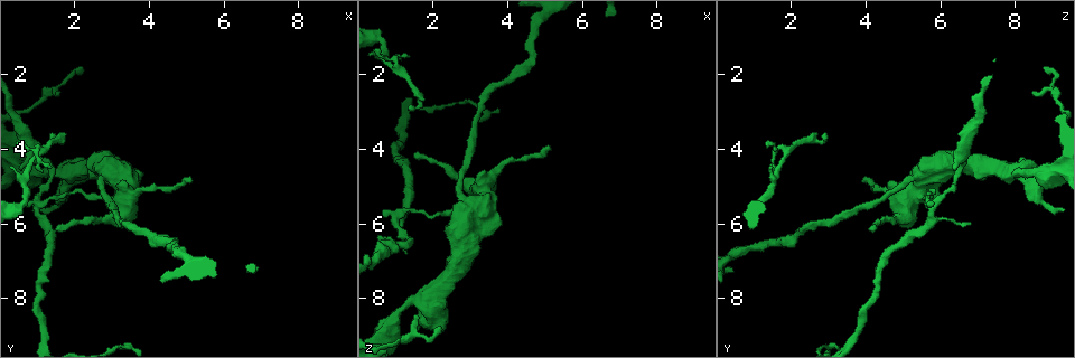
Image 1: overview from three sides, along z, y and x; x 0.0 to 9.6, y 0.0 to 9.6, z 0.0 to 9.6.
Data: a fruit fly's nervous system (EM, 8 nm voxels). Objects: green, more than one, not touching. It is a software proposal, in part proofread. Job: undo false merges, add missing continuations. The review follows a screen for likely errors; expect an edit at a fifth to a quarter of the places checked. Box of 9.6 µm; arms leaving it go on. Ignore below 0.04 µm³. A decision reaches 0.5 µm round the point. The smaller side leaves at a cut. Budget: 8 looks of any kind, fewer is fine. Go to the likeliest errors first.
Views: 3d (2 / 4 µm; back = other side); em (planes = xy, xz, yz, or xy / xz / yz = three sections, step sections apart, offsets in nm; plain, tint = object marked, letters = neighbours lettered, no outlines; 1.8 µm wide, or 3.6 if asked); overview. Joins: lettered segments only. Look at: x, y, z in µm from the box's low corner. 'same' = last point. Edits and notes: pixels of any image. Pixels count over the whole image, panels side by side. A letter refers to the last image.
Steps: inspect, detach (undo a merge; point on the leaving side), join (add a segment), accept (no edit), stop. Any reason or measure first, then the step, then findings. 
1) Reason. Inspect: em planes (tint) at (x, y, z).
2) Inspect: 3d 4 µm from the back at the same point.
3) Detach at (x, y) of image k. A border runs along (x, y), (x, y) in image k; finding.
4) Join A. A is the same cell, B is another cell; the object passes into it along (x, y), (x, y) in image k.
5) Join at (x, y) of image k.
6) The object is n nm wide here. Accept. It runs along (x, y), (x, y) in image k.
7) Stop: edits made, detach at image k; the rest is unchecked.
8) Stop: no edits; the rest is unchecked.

Inspect: 3d 4 µm at (1.10, 5.45, 5.80).

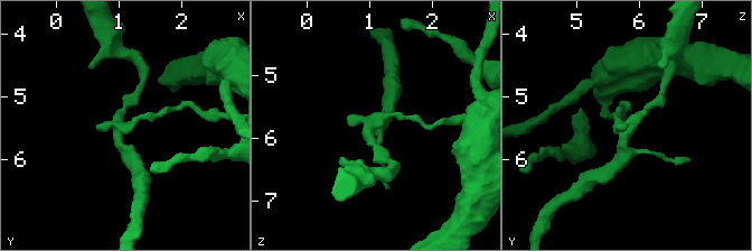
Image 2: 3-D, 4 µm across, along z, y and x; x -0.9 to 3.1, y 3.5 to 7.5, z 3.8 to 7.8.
Inspect: em planes (tint) at (1.00, 5.50, 5.70).

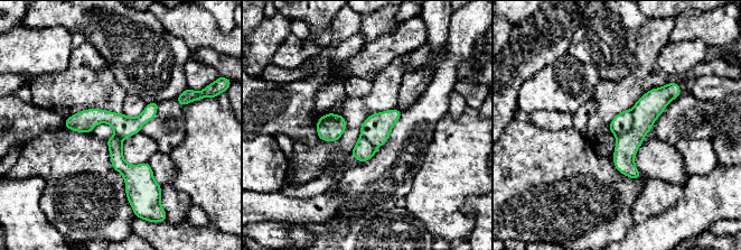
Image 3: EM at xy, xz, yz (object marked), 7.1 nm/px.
What lies round it. Inspect: em planes (letters) at the same point.

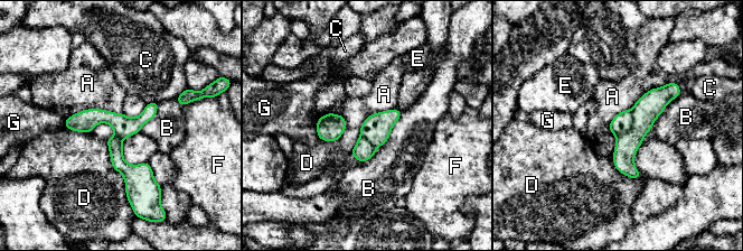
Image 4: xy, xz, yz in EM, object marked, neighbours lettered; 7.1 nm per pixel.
The object is 160 nm wide here; the longest contact is with D, 480 nm. Detach at (651, 104) of image 4. A, B, C, D, E, F and G are other cells; a second cell is stuck on.

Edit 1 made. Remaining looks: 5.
Arms part here. Inspect: 3d 4 µm at (2.00, 4.65, 7.90).

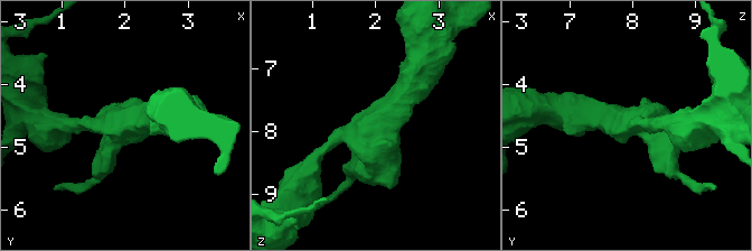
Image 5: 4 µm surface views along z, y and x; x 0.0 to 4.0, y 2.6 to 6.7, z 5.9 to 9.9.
Now the EM. Inspect: em 3.6 µm yz step 8 (tint) at (1.95, 4.60, 7.95).

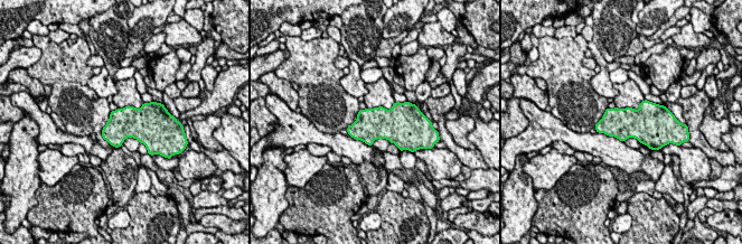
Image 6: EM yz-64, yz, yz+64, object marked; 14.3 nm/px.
Inspect: em 3.6 µm planes (letters) at the same point.

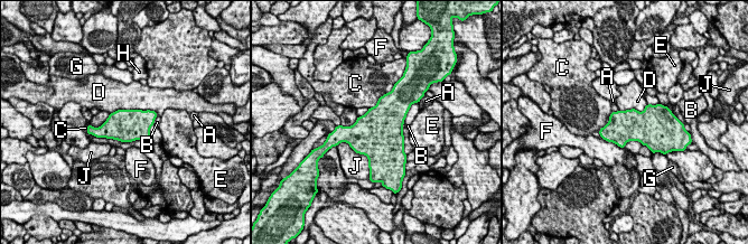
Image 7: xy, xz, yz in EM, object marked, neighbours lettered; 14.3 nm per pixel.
The object is 440 nm wide here; the longest contact is with D, 700 nm. Accept. A, B, C, D, E, F, G, H and J are other cells; all the same cell.

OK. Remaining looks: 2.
Stop: edits made, detach at image 4; the rest is unchecked.

